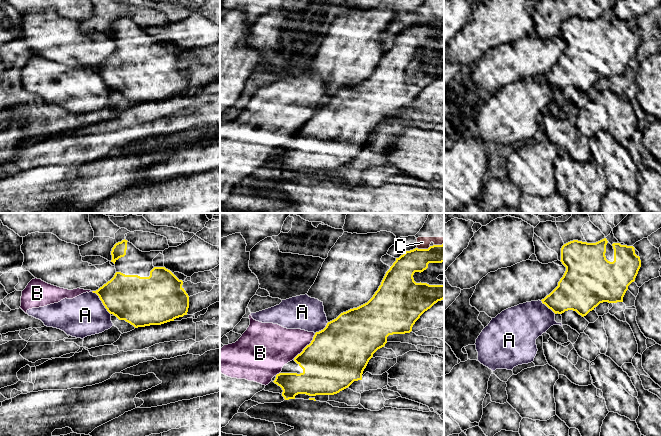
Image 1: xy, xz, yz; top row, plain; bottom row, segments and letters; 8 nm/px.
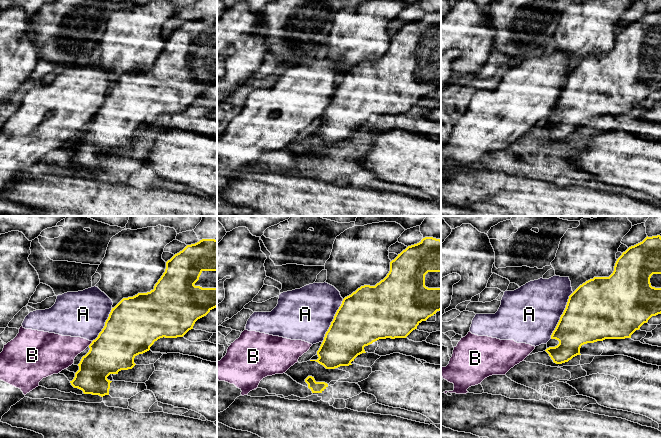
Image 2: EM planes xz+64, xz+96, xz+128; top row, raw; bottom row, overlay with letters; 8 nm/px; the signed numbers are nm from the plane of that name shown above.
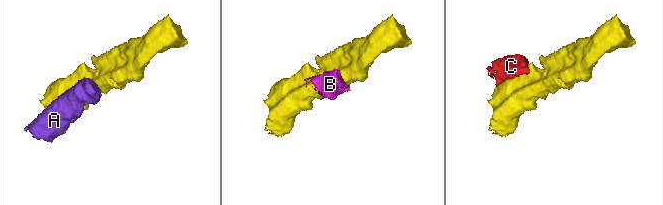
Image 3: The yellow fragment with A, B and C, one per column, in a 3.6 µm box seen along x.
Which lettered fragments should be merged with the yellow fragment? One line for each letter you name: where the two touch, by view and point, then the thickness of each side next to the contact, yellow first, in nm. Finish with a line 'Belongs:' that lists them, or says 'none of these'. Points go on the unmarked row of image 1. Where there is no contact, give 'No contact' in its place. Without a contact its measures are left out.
Belongs: none of these

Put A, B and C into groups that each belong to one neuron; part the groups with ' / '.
A B / C

